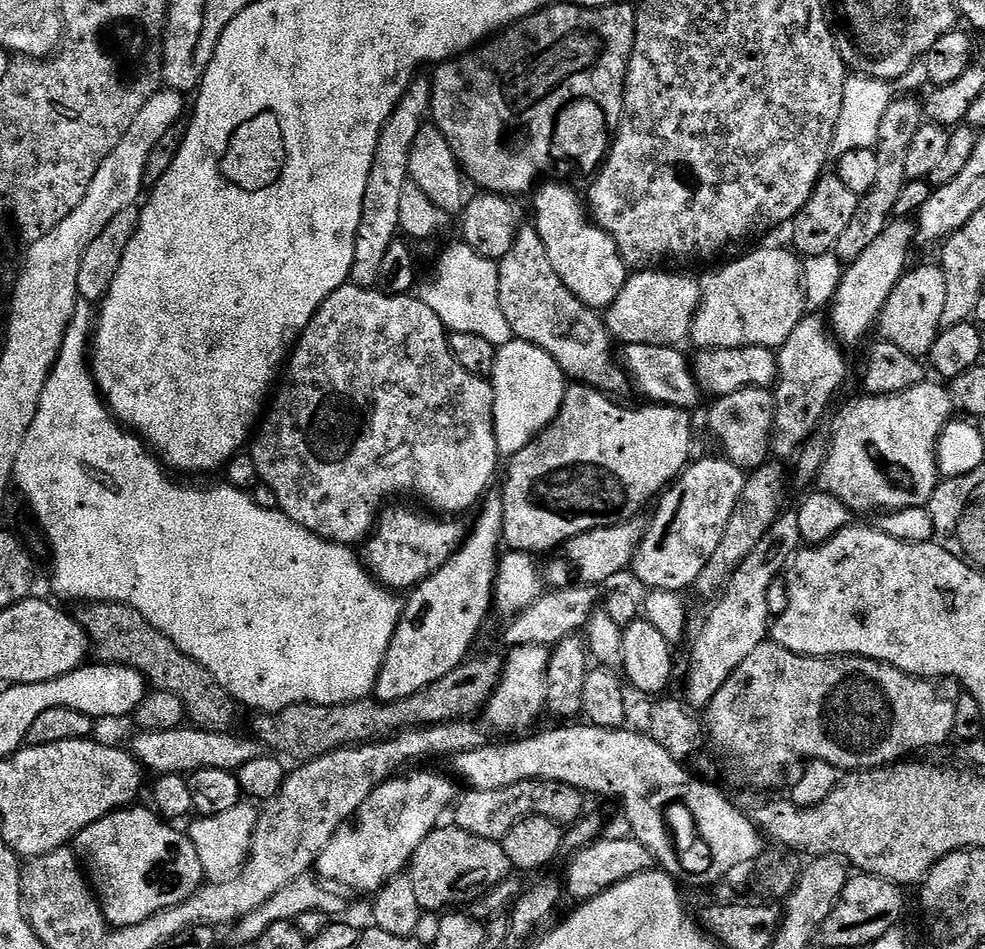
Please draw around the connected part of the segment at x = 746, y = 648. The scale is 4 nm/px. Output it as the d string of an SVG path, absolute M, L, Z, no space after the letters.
M781 514L770 530L754 546L754 550L741 562L738 570L728 579L728 585L720 593L716 604L708 612L696 641L692 644L692 657L688 660L688 696L693 709L707 709L708 703L722 690L722 686L746 662L746 658L770 636L768 616L768 591L776 575L789 567L790 561L802 547L799 518L796 514Z

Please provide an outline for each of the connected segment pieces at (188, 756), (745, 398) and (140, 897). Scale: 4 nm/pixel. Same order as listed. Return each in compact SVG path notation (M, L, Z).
M181 726L161 732L141 731L130 745L130 751L151 773L191 774L198 770L226 770L236 772L243 764L265 755L266 749L259 740L244 736L232 736L231 731L207 732L204 728Z
M743 388L734 394L715 397L708 412L708 428L724 447L723 455L745 470L755 470L770 456L774 435L774 396L766 388Z
M140 807L121 808L98 818L98 822L79 832L74 841L77 849L84 848L82 860L86 865L87 875L100 902L100 908L104 911L104 918L112 928L134 926L150 918L150 914L158 914L158 910L178 906L183 900L193 896L205 879L198 850L194 850L187 835L181 829L180 832L176 829L179 827L161 819L151 807Z

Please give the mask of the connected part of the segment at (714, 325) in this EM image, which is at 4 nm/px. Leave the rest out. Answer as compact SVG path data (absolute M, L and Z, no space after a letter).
M760 248L757 252L748 252L741 260L732 260L725 268L720 268L707 281L702 284L700 294L700 305L696 311L696 316L692 319L692 331L690 333L691 343L696 343L695 346L700 350L710 348L745 348L746 346L762 346L773 350L779 349L780 345L786 342L786 338L790 338L790 334L794 330L794 326L798 326L798 322L803 320L806 315L805 290L802 283L802 264L798 259L795 251L784 248Z

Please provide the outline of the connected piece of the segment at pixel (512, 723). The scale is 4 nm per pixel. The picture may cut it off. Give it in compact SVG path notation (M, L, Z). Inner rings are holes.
M527 644L512 648L509 653L504 660L504 672L500 675L498 686L482 708L483 723L496 732L508 732L511 728L532 724L540 715L545 714L548 707L549 649L543 644Z

